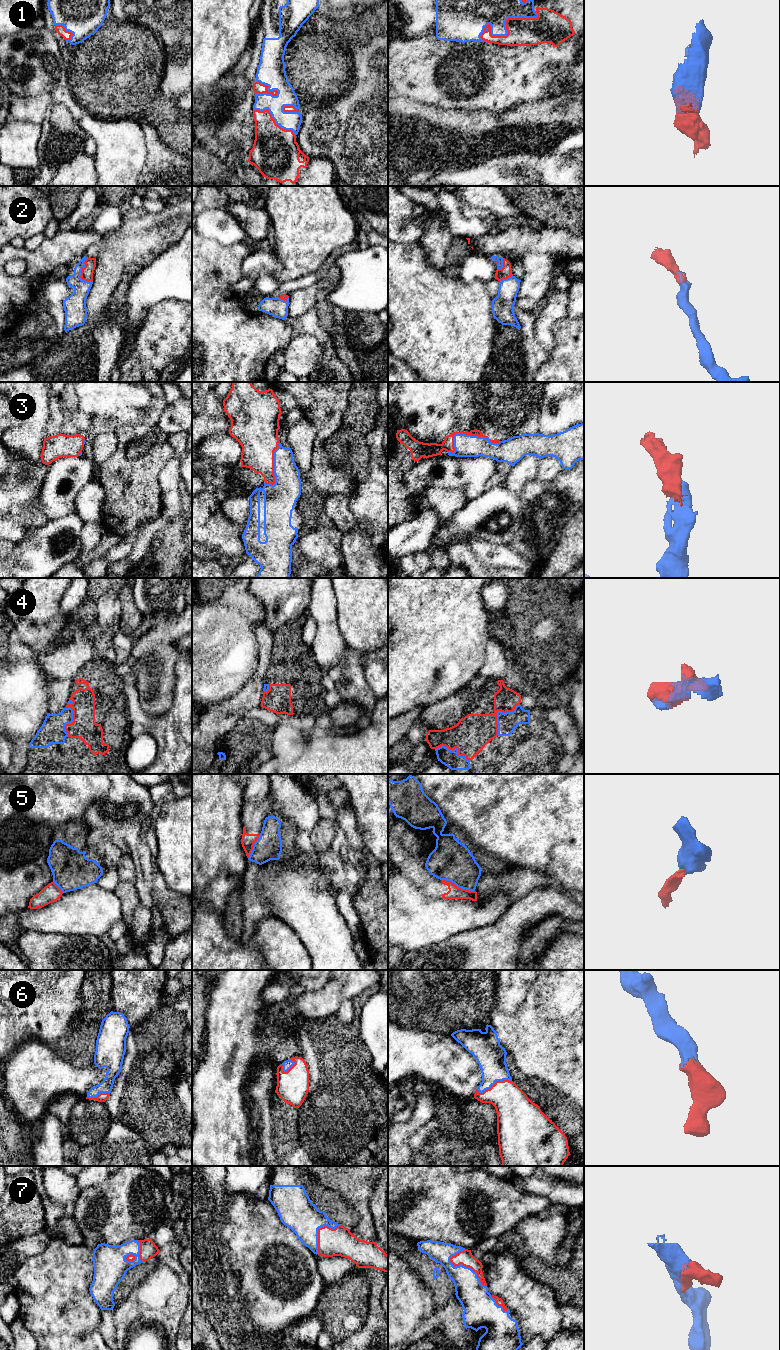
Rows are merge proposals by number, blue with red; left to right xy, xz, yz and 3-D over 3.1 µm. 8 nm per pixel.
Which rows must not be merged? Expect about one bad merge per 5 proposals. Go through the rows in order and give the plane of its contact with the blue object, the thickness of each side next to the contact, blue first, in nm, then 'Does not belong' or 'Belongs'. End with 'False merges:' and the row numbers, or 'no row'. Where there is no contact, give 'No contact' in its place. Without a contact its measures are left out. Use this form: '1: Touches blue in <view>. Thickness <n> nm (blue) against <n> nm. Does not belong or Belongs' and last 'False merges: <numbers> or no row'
1: Touches blue in yz. Thickness 220 nm (blue) against 220 nm. Belongs
2: Touches blue in xy. Thickness 150 nm (blue) against 100 nm. Belongs
3: Touches blue in yz. Thickness 180 nm (blue) against 110 nm. Belongs
4: Touches blue in yz. Thickness 160 nm (blue) against 280 nm. Belongs
5: Touches blue in yz. Thickness 320 nm (blue) against 100 nm. Does not belong
6: Touches blue in yz. Thickness 240 nm (blue) against 280 nm. Belongs
7: Touches blue in yz. Thickness 240 nm (blue) against 120 nm. Belongs
False merges: 5

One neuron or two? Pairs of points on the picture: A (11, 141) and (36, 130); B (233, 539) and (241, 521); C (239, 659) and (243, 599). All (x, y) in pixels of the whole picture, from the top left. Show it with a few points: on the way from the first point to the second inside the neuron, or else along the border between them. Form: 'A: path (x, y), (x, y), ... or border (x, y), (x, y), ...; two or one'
A: path (17, 141), (30, 133); one
B: border (222, 510), (239, 527), (242, 533); two
C: path (239, 644), (240, 614); one

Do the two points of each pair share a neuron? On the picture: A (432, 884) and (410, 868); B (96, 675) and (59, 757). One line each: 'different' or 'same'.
A: same
B: same

